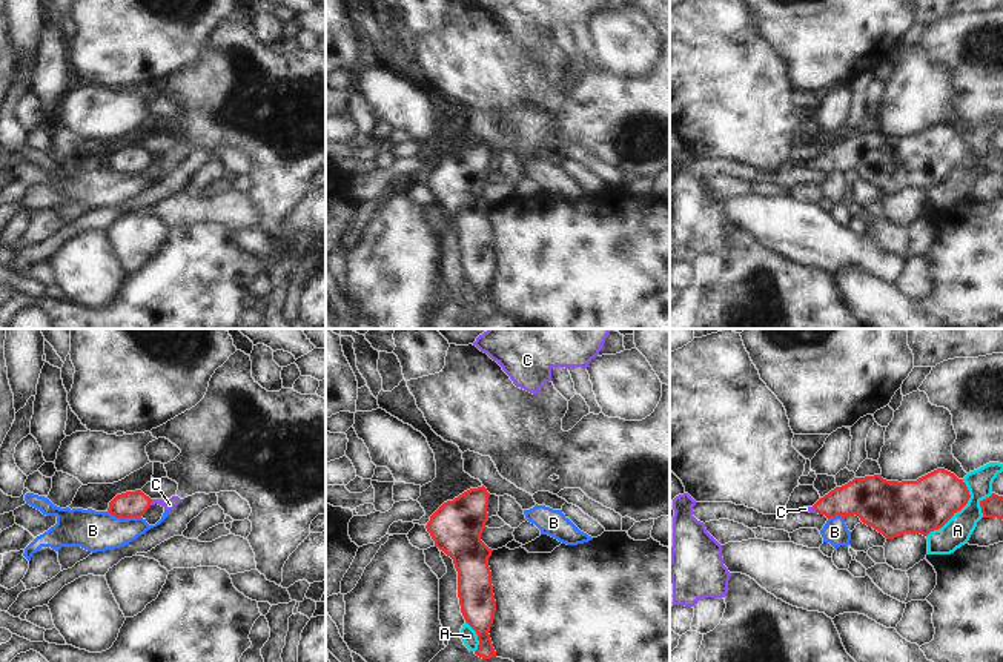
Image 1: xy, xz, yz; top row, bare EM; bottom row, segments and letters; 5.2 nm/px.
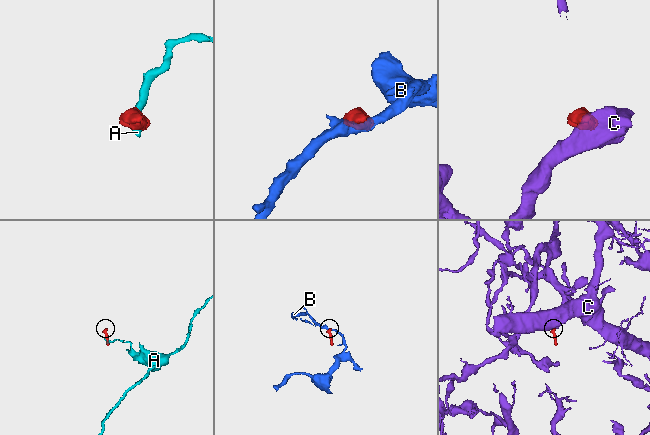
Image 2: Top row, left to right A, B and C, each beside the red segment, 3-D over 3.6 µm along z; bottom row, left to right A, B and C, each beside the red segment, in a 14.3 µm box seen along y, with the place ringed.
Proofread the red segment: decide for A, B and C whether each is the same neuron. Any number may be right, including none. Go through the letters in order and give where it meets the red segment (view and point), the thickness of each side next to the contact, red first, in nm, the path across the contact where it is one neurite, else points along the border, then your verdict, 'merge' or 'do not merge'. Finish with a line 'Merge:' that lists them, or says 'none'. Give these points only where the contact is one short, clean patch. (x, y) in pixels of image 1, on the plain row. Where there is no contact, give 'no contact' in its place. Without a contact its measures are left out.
A: yz (957, 166) | 280/150 nm | along yz (963, 135), (969, 155), (926, 192) | do not merge
B: xy (125, 174) | 140/220 nm | along xy (108, 166), (122, 174), (140, 174) | do not merge
C: xy (151, 157) | 140/60 nm | across xy (132, 160), (151, 157), (169, 160) | merge
Merge: C

